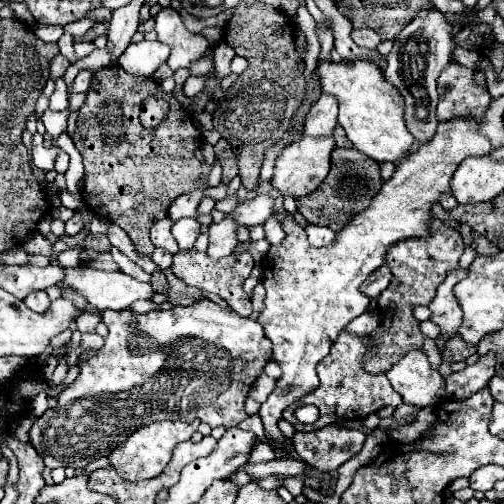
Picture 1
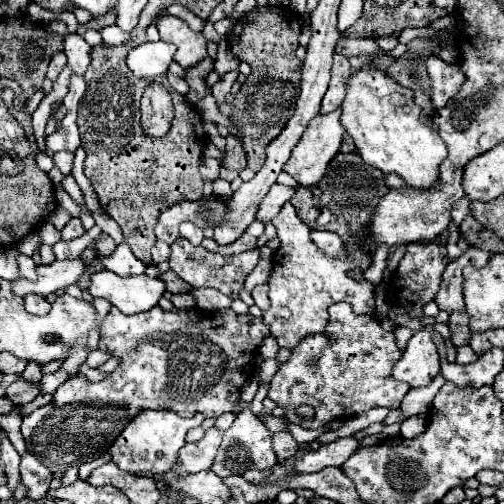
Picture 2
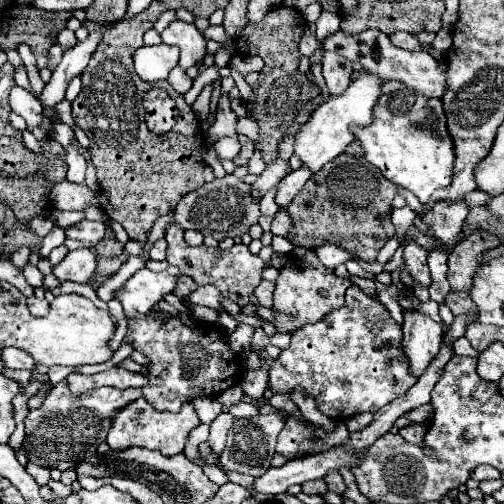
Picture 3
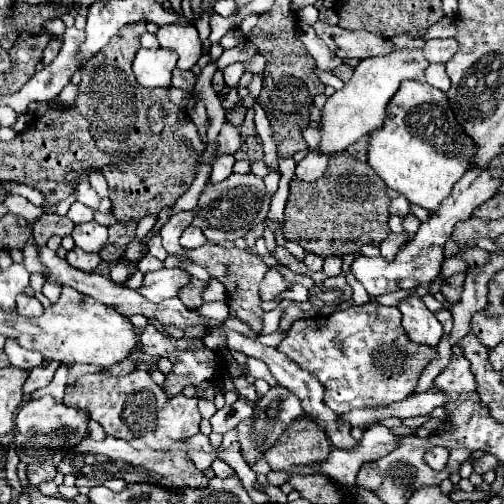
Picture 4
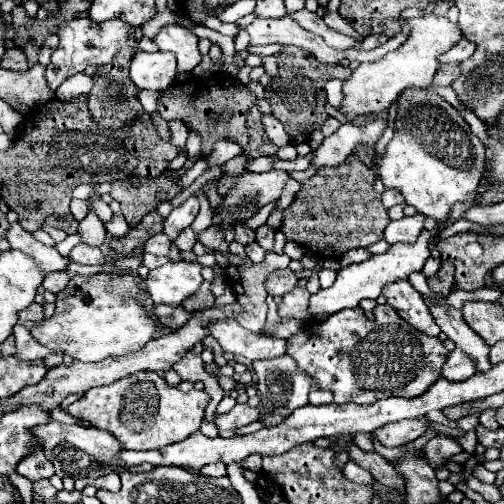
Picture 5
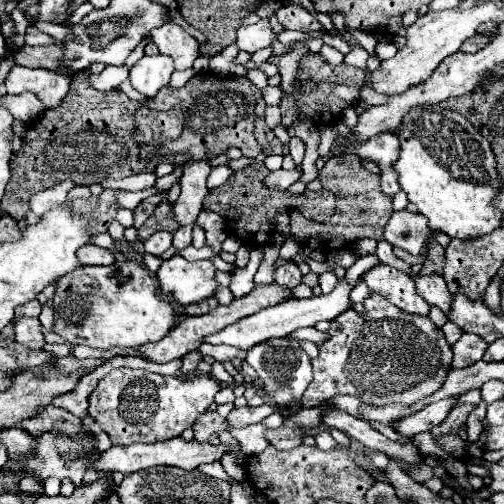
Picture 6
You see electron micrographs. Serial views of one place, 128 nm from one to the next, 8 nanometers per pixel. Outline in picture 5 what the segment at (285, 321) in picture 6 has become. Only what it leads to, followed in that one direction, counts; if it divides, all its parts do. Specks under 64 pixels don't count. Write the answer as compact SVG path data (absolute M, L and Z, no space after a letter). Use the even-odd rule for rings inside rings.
M448 220L448 224L438 224L434 230L422 230L414 244L394 244L394 246L390 246L388 252L384 252L380 256L370 256L360 264L340 268L336 282L328 290L320 290L318 294L314 294L310 298L310 314L314 314L314 316L324 314L324 312L334 314L334 312L340 312L344 308L356 308L358 302L364 298L378 298L386 284L396 282L396 280L408 280L408 274L422 272L426 260L430 258L430 248L428 248L430 240L438 238L440 232L444 228L448 228L450 224L452 222Z

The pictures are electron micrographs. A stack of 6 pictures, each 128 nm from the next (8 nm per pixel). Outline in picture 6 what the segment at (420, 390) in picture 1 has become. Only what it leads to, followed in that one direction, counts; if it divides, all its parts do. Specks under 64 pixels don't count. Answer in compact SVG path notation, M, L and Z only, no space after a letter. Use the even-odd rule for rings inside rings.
M378 264L378 266L370 268L364 274L364 282L368 284L368 288L372 292L384 296L394 306L398 306L400 310L404 310L408 314L424 316L430 312L428 304L416 294L414 280L408 274L404 274L392 266Z

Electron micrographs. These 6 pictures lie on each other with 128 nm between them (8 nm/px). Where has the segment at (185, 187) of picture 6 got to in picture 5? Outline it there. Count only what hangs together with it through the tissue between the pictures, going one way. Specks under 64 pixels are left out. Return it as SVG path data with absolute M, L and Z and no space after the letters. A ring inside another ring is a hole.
M190 196L182 206L174 208L170 212L170 216L164 220L164 234L174 242L178 232L182 232L184 228L188 228L194 222L196 214L198 214L198 198Z

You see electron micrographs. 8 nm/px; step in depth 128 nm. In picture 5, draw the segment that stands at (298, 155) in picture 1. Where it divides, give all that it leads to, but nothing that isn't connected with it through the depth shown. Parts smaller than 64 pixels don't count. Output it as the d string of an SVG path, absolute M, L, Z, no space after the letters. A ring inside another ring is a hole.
M426 14L408 20L408 24L412 24L412 32L400 48L388 52L376 62L362 62L344 82L344 100L340 104L340 112L346 116L346 122L354 124L356 116L378 116L386 112L408 86L428 88L438 70L438 56L462 38L460 28L450 24L448 18L436 18L432 14Z

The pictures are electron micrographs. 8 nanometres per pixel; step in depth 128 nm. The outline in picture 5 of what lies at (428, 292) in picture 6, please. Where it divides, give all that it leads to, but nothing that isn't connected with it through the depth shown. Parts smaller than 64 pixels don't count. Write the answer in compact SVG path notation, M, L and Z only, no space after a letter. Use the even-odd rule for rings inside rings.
M434 296L430 300L436 304L436 308L430 308L430 312L432 312L436 324L440 324L440 330L456 344L456 348L460 348L466 356L470 356L474 360L476 372L488 372L492 368L490 360L488 360L490 346L484 344L484 340L480 340L480 336L476 332L472 332L472 328L468 328L460 310L448 308L442 302L444 296Z

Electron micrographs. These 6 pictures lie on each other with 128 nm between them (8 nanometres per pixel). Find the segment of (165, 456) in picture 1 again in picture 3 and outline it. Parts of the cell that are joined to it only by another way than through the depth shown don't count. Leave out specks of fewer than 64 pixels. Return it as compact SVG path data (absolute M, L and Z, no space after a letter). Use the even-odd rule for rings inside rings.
M138 398L136 402L128 404L126 408L118 410L112 418L112 428L108 432L108 446L110 450L124 450L124 448L148 448L160 450L164 456L174 456L184 450L186 436L192 428L200 424L198 414L192 404L184 404L178 414L164 414L152 408L146 400Z

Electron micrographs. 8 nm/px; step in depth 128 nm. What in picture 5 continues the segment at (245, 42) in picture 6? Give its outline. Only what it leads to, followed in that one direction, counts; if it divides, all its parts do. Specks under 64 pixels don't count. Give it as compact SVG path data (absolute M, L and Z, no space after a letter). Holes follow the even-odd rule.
M288 16L278 20L256 18L246 30L252 36L252 44L272 44L272 42L294 44L308 50L322 64L336 64L338 58L344 58L344 52L332 50L330 46L324 44L324 40L320 40L320 36L300 28L300 24L296 24Z

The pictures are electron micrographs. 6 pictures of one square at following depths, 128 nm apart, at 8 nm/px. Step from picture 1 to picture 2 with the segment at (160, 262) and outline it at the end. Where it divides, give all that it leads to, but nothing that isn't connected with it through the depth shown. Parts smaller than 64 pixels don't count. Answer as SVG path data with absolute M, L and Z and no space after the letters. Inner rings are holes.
M156 242L156 244L152 246L152 260L154 260L154 264L166 262L168 256L170 256L170 246L168 246L168 244L164 244L164 242Z

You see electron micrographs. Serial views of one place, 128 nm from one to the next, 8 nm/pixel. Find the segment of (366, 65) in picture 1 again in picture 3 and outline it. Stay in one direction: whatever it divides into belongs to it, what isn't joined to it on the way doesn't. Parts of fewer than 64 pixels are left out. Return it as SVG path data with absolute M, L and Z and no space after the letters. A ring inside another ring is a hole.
M386 80L372 114L372 124L352 126L352 132L364 150L364 158L390 182L410 190L426 204L434 190L446 188L452 180L454 144L448 136L442 100L428 98L402 82Z

